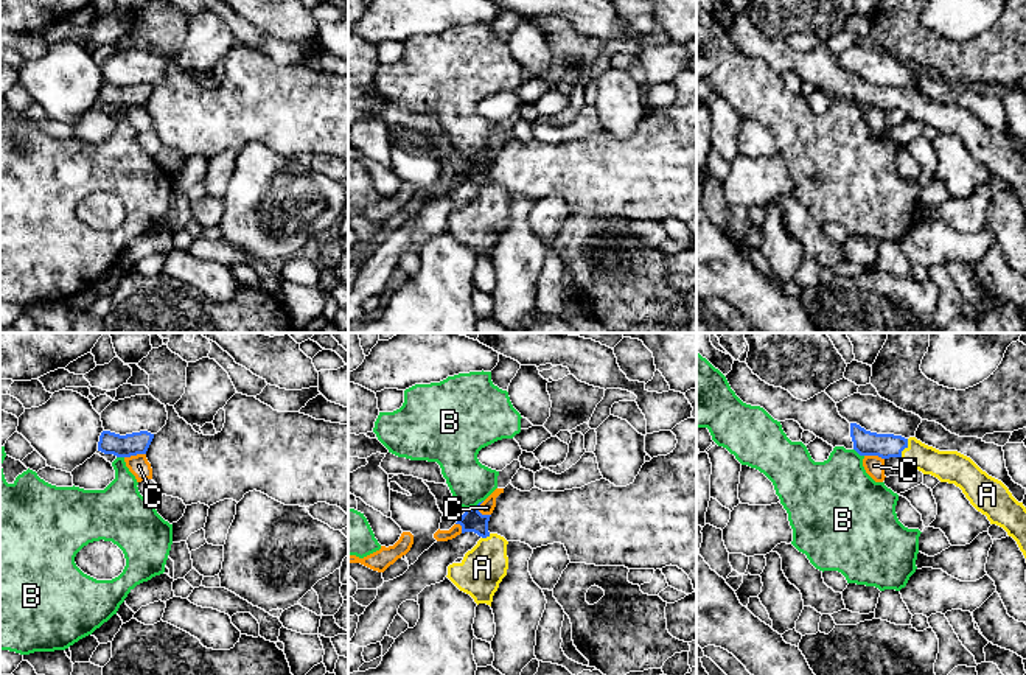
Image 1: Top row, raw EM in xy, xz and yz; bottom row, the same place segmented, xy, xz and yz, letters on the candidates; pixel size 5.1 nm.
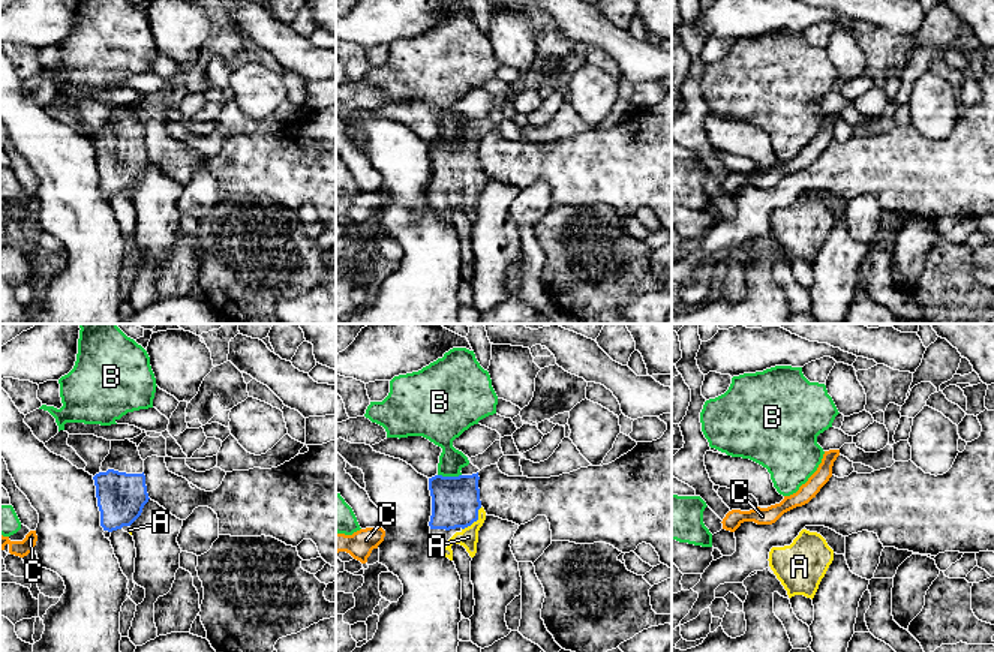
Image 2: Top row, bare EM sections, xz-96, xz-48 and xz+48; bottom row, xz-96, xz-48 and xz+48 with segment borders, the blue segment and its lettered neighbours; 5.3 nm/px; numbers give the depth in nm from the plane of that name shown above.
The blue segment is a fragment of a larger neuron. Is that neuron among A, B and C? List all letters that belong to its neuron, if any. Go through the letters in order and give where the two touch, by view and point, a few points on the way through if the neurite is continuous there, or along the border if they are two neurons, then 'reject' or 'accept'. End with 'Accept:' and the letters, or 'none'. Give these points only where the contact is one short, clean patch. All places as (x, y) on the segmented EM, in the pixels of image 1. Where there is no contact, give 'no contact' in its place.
A: yz (903, 448) | across yz (865, 442), (903, 448), (945, 465) | accept
B: xz (473, 507) | along xz (482, 500), (465, 509) | reject
C: xz (479, 512) | along xz (482, 501), (479, 510), (490, 515) | reject
Accept: A

